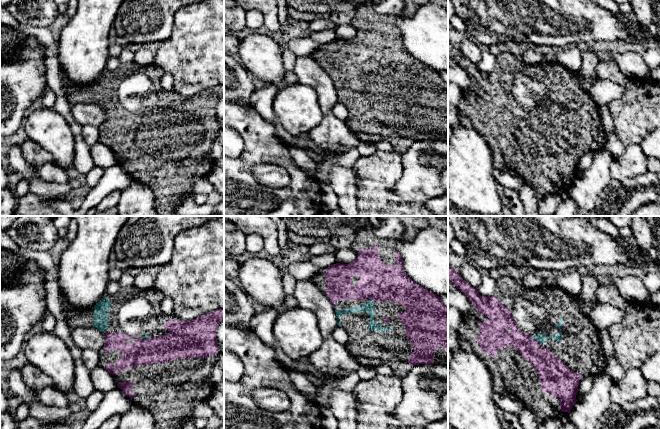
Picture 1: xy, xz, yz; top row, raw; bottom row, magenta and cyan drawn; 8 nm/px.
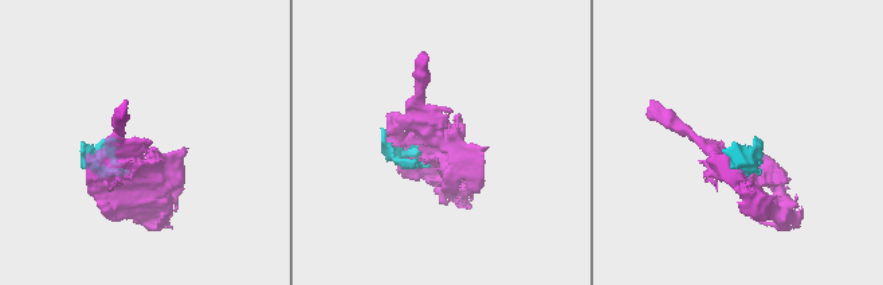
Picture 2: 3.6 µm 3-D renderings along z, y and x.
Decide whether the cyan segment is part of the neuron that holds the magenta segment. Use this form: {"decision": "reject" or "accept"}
{"decision": "accept"}

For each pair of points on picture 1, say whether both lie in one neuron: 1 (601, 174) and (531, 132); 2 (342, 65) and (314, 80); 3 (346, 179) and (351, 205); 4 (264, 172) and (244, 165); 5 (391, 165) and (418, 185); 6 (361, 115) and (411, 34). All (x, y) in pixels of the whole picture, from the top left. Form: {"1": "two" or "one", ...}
{"1": "two", "2": "two", "3": "one", "4": "two", "5": "two", "6": "two"}

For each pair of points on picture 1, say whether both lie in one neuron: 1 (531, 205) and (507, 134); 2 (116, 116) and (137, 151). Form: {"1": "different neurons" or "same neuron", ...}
{"1": "different neurons", "2": "same neuron"}

